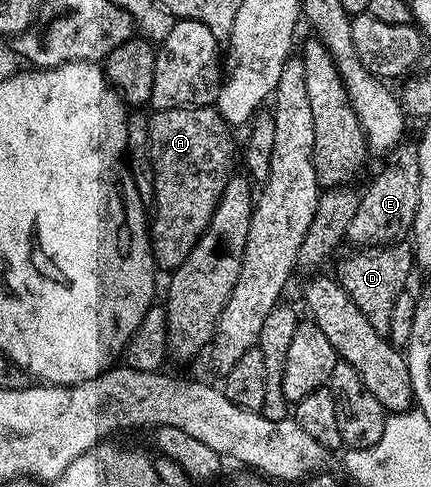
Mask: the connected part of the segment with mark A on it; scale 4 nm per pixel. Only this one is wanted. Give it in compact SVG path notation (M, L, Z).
M185 106L182 110L158 110L150 117L149 155L155 168L155 200L151 204L151 241L153 243L153 257L158 267L169 266L168 268L176 268L179 264L183 264L183 260L189 255L191 248L207 228L207 224L217 207L217 201L221 199L223 188L227 184L231 171L234 169L233 142L229 139L228 132L230 133L226 122L223 121L221 114L213 106Z

